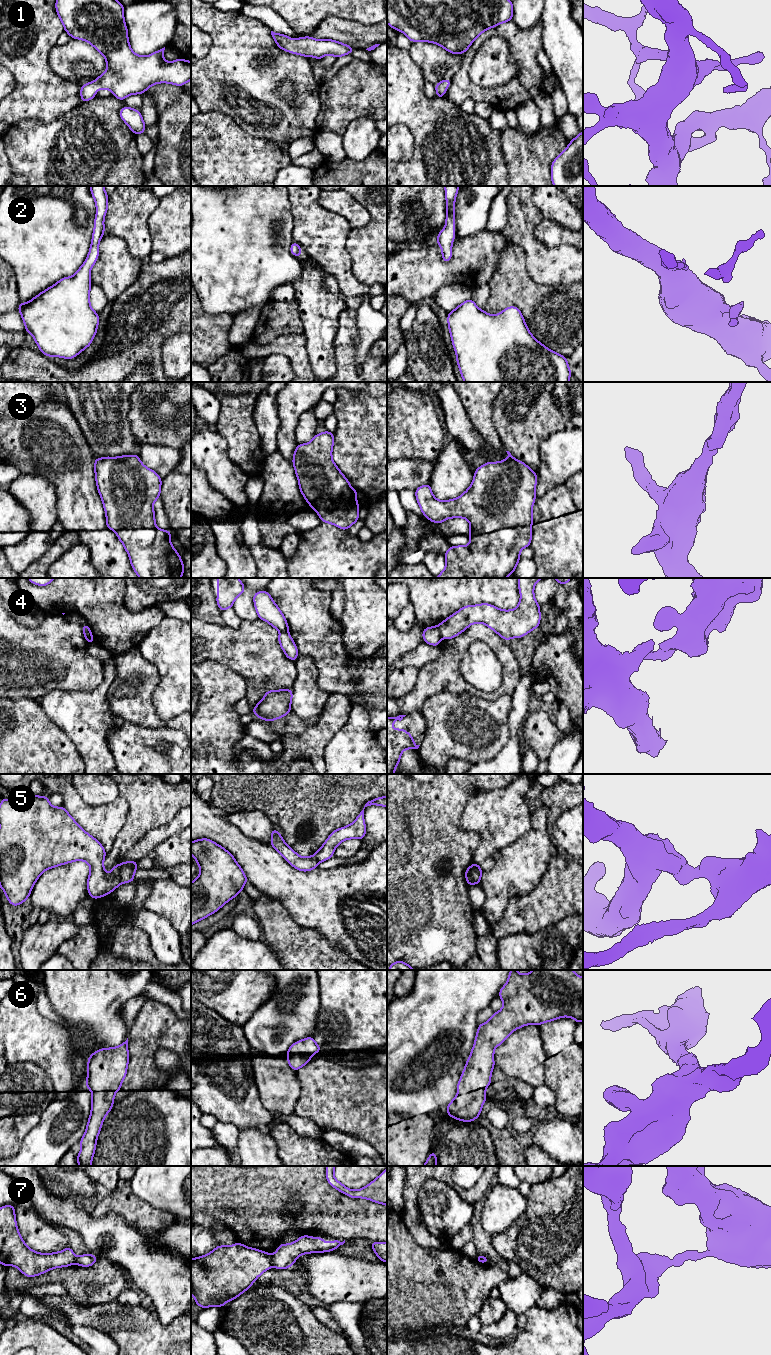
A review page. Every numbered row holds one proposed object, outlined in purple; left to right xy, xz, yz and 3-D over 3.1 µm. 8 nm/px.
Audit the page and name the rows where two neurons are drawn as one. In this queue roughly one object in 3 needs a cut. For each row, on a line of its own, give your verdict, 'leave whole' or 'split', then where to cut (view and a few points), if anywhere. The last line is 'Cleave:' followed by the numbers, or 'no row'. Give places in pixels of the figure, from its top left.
1: leave whole; cut none
2: leave whole; cut none
3: leave whole; cut none
4: split; cut yz (438, 626), (442, 637)
5: split; cut xy (119, 864), (119, 879), (121, 883)
6: leave whole; cut none
7: split; cut xz (271, 1255), (272, 1265)
Cleave: 4, 5, 7

